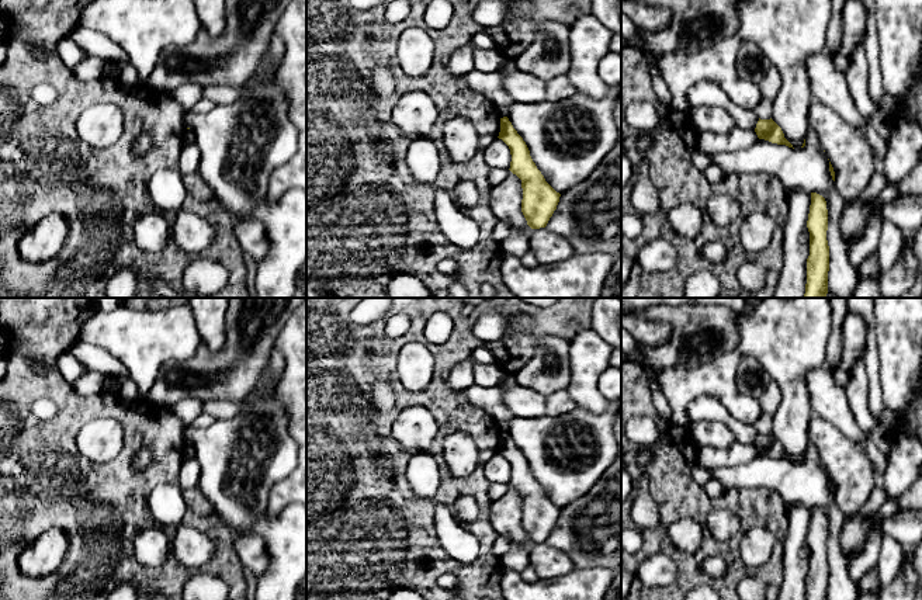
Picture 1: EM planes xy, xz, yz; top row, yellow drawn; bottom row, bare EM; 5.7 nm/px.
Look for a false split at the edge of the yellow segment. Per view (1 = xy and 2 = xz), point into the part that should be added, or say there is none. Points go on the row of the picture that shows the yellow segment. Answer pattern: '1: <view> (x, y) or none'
1: none
2: none

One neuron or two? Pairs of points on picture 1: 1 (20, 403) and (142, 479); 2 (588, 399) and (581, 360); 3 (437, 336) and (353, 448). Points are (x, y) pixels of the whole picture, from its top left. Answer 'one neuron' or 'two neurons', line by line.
1: one neuron
2: one neuron
3: two neurons

